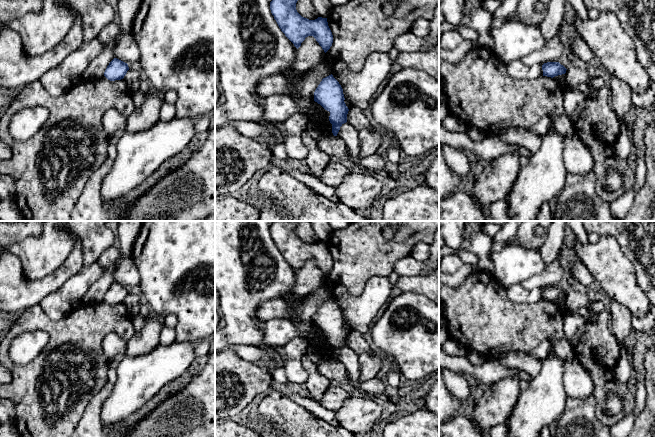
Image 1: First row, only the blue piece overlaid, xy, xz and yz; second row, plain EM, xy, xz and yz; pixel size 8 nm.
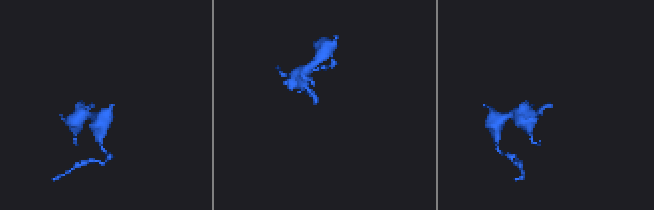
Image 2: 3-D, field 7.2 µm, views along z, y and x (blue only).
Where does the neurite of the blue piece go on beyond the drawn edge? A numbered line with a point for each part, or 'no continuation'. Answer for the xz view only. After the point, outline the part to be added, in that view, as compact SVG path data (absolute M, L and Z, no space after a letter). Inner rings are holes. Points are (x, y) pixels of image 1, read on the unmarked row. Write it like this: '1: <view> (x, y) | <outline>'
no continuation

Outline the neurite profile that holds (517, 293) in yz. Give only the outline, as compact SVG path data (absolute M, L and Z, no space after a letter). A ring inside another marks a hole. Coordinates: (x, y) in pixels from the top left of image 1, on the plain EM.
M511 285L506 292L514 303L532 304L543 300L542 289L526 290L522 285Z

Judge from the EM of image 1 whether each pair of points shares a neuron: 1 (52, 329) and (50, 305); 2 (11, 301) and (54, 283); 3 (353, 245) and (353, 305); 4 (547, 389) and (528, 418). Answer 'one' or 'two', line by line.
1: two
2: one
3: two
4: one

